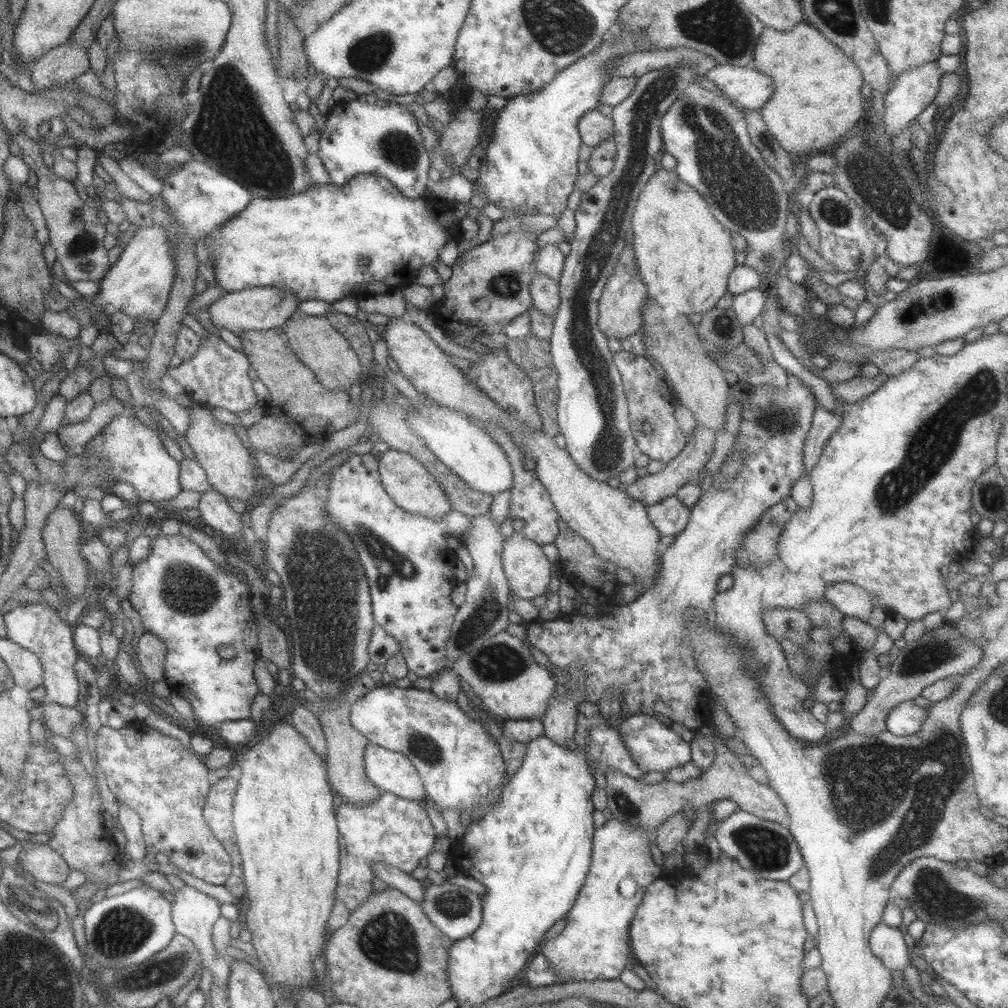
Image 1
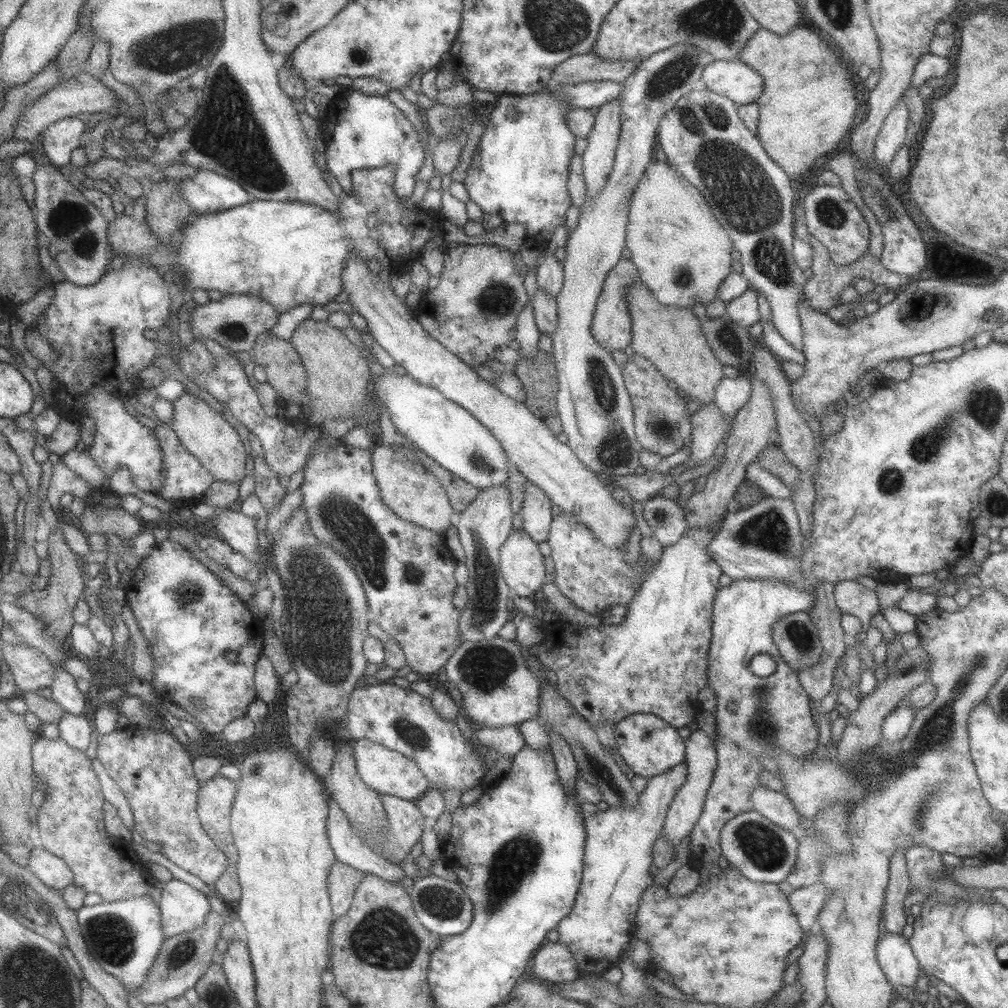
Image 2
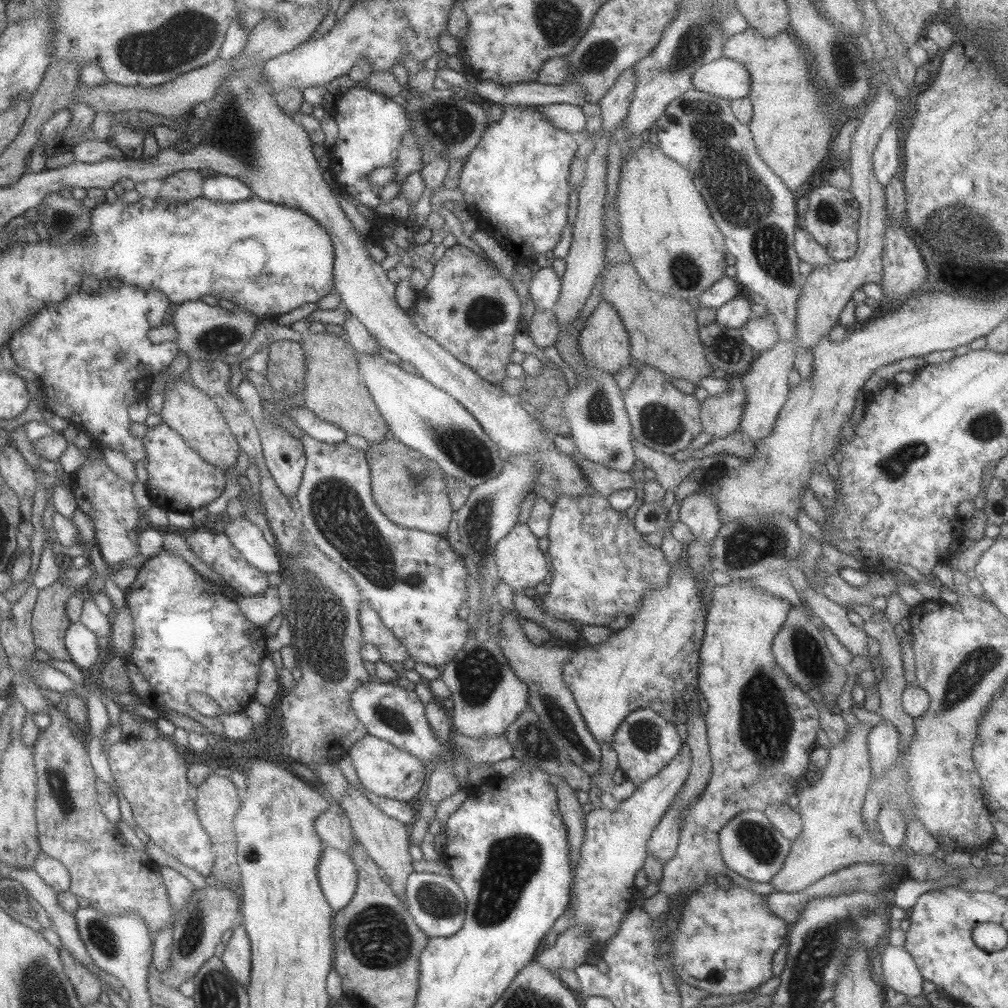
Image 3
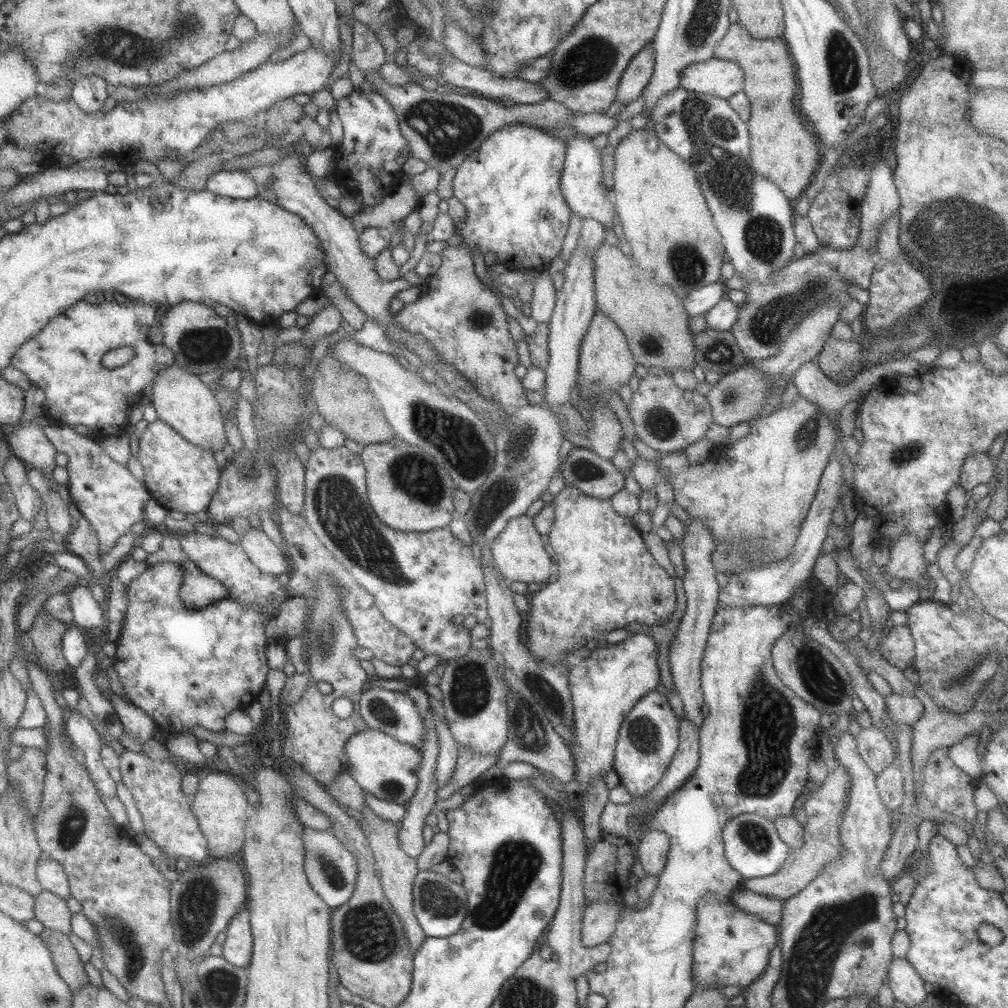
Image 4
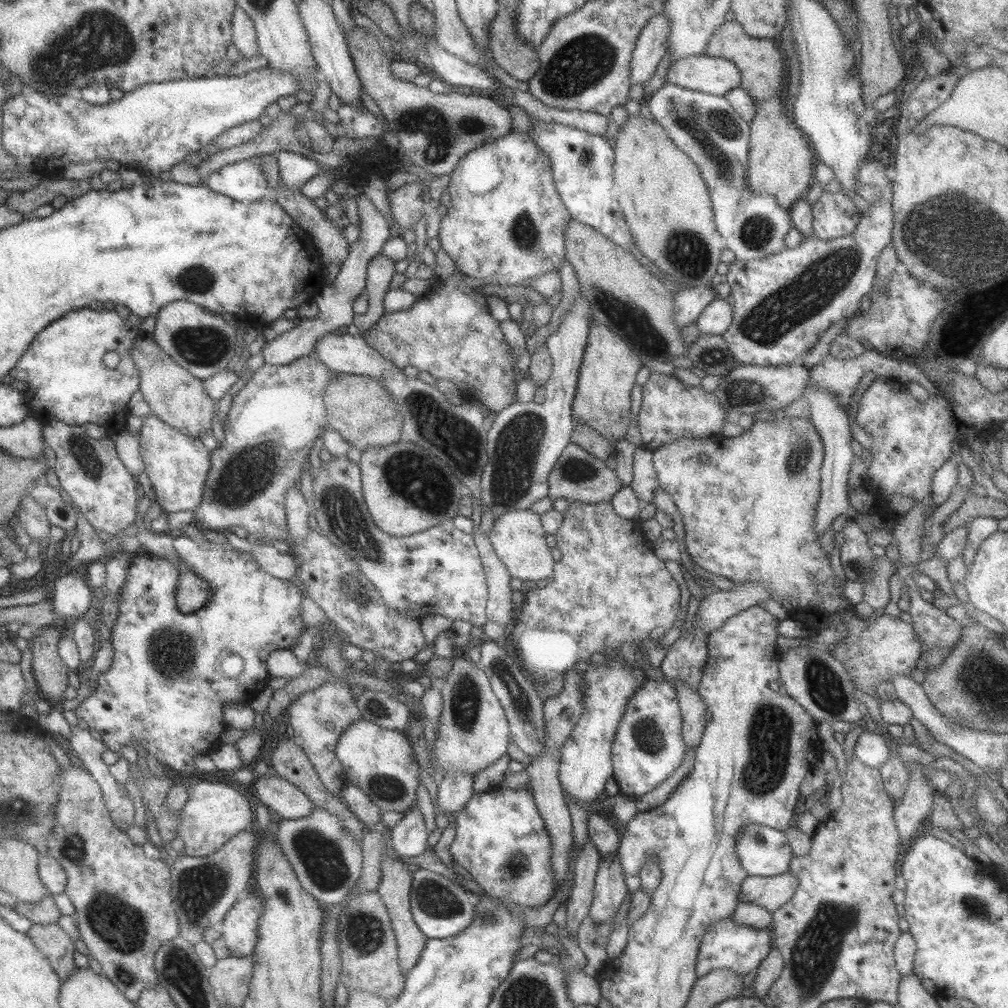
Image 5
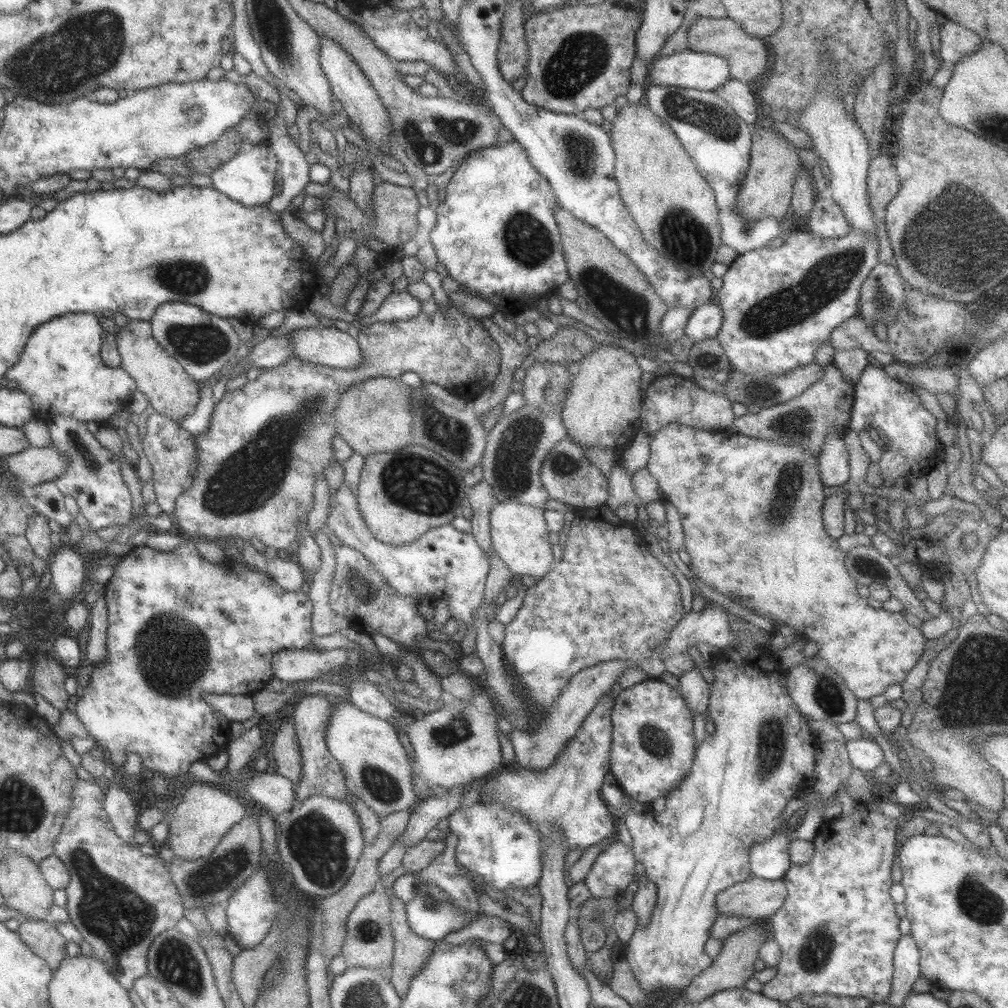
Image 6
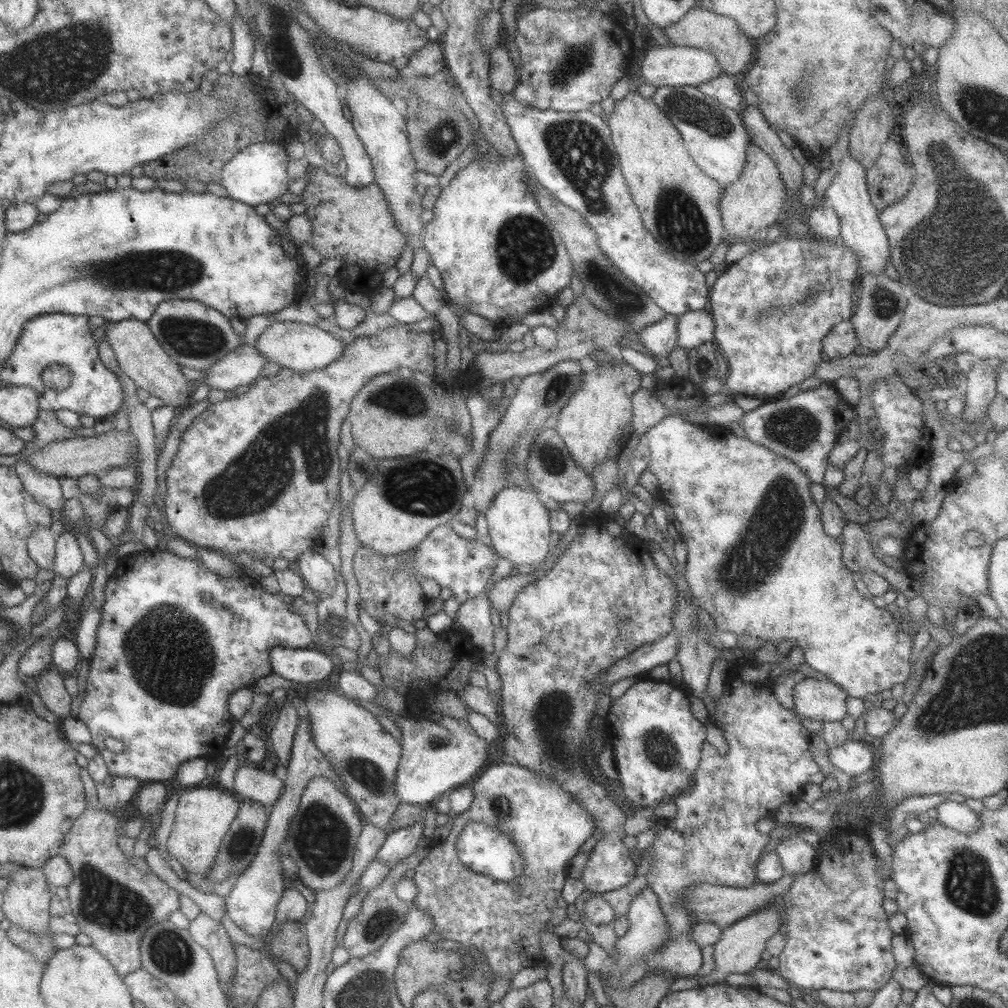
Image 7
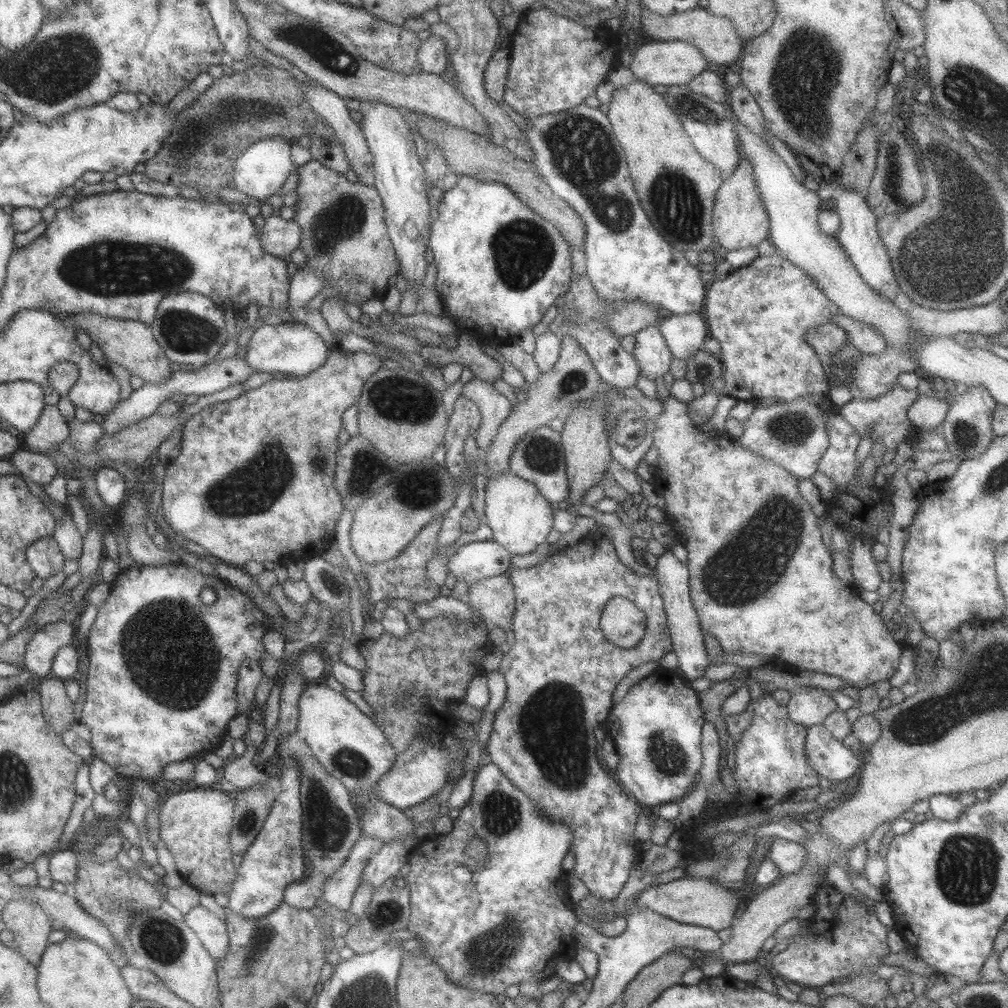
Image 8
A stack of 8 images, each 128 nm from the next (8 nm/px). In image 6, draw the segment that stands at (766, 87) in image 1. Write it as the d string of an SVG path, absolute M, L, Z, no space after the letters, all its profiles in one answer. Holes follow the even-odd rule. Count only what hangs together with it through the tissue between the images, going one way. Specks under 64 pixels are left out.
M685 50L670 56L657 56L647 64L646 83L659 86L675 86L681 88L695 88L700 91L712 91L726 80L729 80L729 67L725 59L708 52Z

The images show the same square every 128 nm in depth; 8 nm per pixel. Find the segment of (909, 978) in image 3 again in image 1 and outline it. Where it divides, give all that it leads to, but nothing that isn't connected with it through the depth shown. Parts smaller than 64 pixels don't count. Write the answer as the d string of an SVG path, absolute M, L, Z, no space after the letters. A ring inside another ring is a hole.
M878 922L869 935L871 952L883 963L885 968L902 970L910 964L907 956L907 946L903 941L904 929L891 928L883 922Z

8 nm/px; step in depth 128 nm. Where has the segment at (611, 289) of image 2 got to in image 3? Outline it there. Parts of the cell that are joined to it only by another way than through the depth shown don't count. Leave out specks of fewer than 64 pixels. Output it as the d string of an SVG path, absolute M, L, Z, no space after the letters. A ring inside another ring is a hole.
M601 299L595 310L586 319L577 338L577 350L581 353L586 366L594 366L601 372L614 375L621 368L633 363L630 358L630 343L627 332L623 329L621 319L611 304L605 303Z

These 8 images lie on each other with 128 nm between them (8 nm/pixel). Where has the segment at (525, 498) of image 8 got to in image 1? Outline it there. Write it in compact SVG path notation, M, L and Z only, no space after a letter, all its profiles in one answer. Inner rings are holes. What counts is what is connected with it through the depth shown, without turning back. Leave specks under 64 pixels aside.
M513 531L504 539L500 560L512 595L531 600L548 592L551 562L542 554L541 545Z

